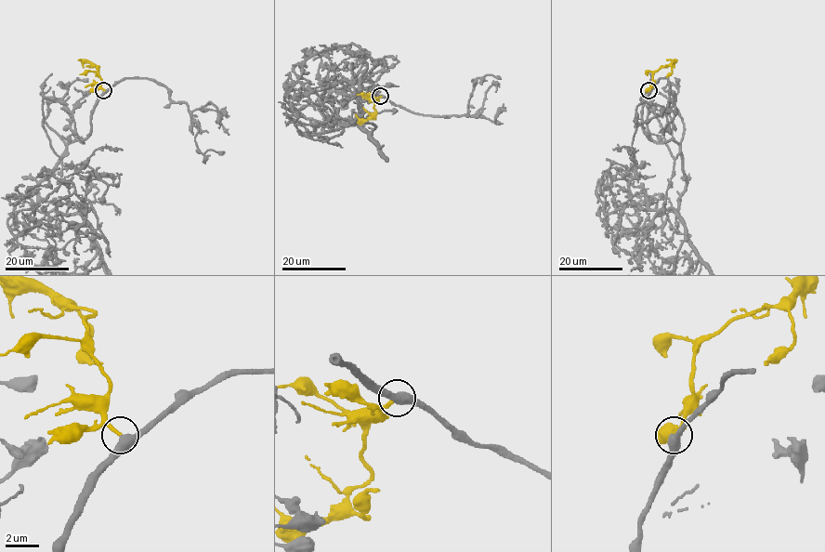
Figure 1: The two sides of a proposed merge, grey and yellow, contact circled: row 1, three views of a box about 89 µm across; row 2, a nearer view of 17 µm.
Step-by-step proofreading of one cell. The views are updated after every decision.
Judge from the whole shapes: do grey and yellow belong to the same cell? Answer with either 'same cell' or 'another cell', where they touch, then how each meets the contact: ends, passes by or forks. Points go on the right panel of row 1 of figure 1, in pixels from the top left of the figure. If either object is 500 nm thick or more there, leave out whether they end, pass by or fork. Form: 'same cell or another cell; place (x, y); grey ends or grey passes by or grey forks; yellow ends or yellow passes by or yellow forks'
same cell; place (648, 90); grey passes by; yellow ends

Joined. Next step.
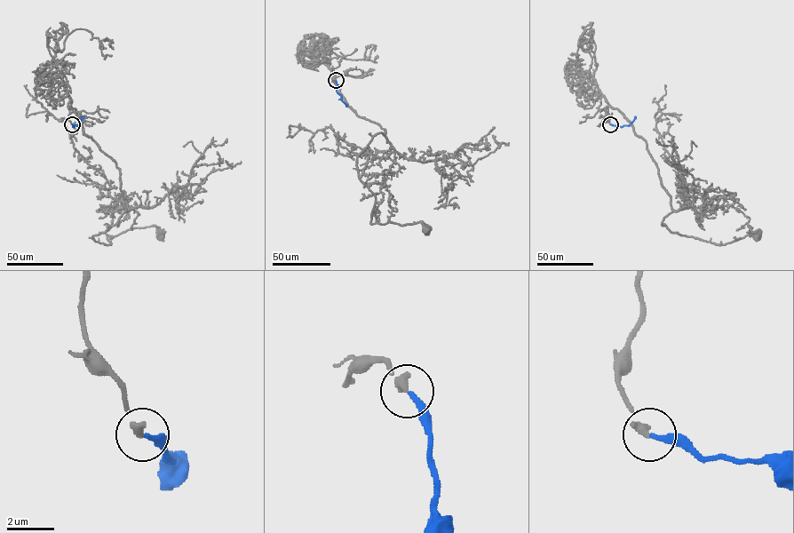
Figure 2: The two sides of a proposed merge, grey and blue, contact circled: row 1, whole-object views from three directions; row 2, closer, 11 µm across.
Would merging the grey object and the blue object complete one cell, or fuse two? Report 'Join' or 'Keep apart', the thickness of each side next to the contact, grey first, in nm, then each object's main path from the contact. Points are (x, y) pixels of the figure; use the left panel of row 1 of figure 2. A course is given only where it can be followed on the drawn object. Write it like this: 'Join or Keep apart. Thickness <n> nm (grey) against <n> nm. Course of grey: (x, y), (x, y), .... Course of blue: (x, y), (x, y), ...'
Join. Thickness 360 nm (grey) against 220 nm. Course of grey: (72, 124), (70, 107), (119, 170), (125, 210), (94, 240), (110, 244), (106, 234), (153, 226), (160, 236). Course of blue: (72, 124), (73, 127), (77, 125), (83, 116)

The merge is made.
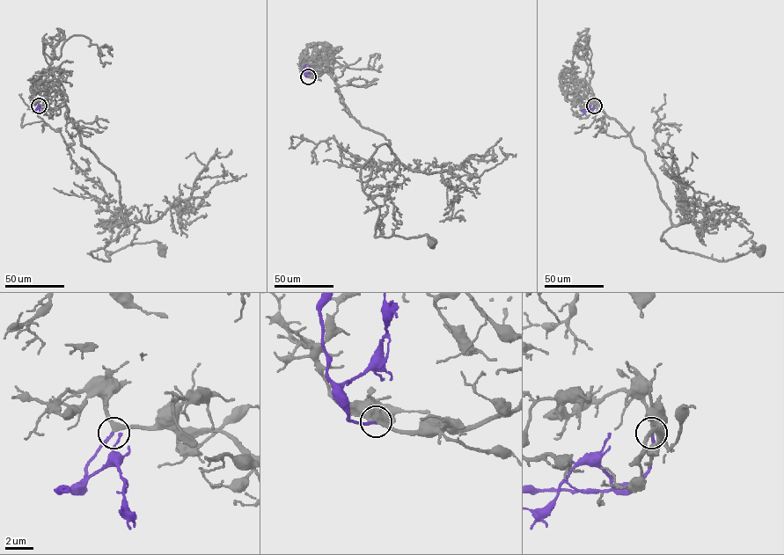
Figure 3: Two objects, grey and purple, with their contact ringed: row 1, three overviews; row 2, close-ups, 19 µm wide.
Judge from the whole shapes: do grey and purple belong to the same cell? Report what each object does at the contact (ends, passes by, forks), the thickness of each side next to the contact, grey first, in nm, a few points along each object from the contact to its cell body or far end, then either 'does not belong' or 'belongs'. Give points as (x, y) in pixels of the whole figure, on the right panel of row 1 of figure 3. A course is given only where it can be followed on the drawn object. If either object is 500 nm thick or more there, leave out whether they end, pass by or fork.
grey passes by | purple ends | 260/200 nm | grey via (594, 105), (592, 96), (644, 153), (670, 210), (662, 240), (718, 260), (753, 251), (752, 241), (759, 252) | purple via (594, 105), (592, 110), (588, 108), (582, 112) | belongs

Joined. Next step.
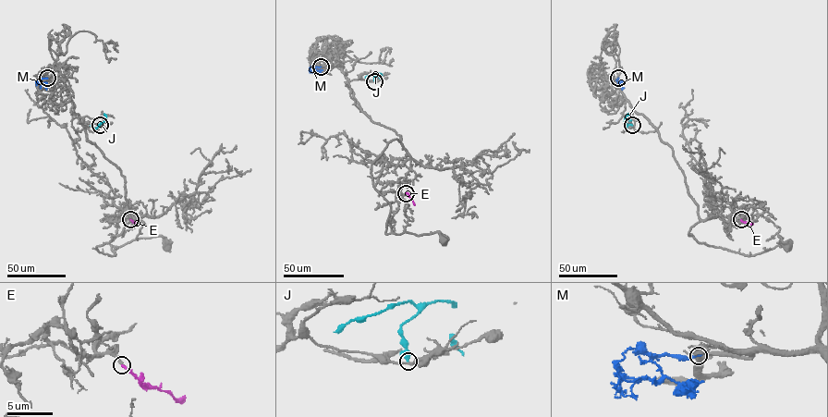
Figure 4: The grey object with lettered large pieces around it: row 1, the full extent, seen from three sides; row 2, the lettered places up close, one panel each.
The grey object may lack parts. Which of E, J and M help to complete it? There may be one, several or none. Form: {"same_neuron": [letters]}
{"same_neuron": ["E"]}

